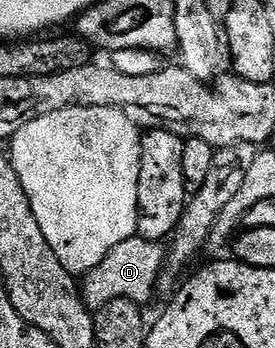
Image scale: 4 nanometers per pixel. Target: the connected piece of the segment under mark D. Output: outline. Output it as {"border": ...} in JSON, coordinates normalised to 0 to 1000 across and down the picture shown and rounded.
{"border":[[[487,678],[458,687],[458,698],[429,698],[429,710],[415,710],[415,721],[400,721],[400,733],[385,733],[385,744],[371,744],[371,756],[356,756],[349,773],[302,787],[298,796],[298,851],[305,874],[324,891],[345,894],[385,882],[385,871],[400,871],[415,859],[473,859],[498,871],[527,871],[553,853],[553,839],[571,839],[575,810],[589,776],[604,761],[604,716],[593,701],[535,693],[527,681]]]}

